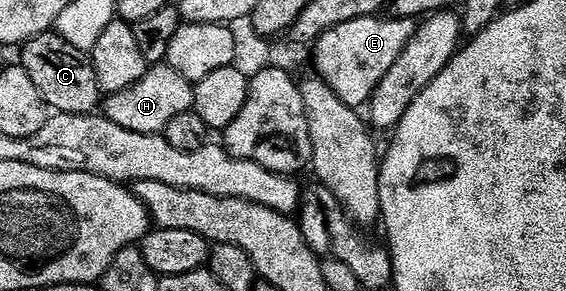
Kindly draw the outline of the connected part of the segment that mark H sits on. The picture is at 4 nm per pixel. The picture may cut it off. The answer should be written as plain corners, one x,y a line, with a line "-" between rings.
153,64
137,83
108,95
103,102
103,114
119,124
119,128
127,128
127,132
161,134
173,117
193,109
193,88
194,83
179,76
175,68
167,64

